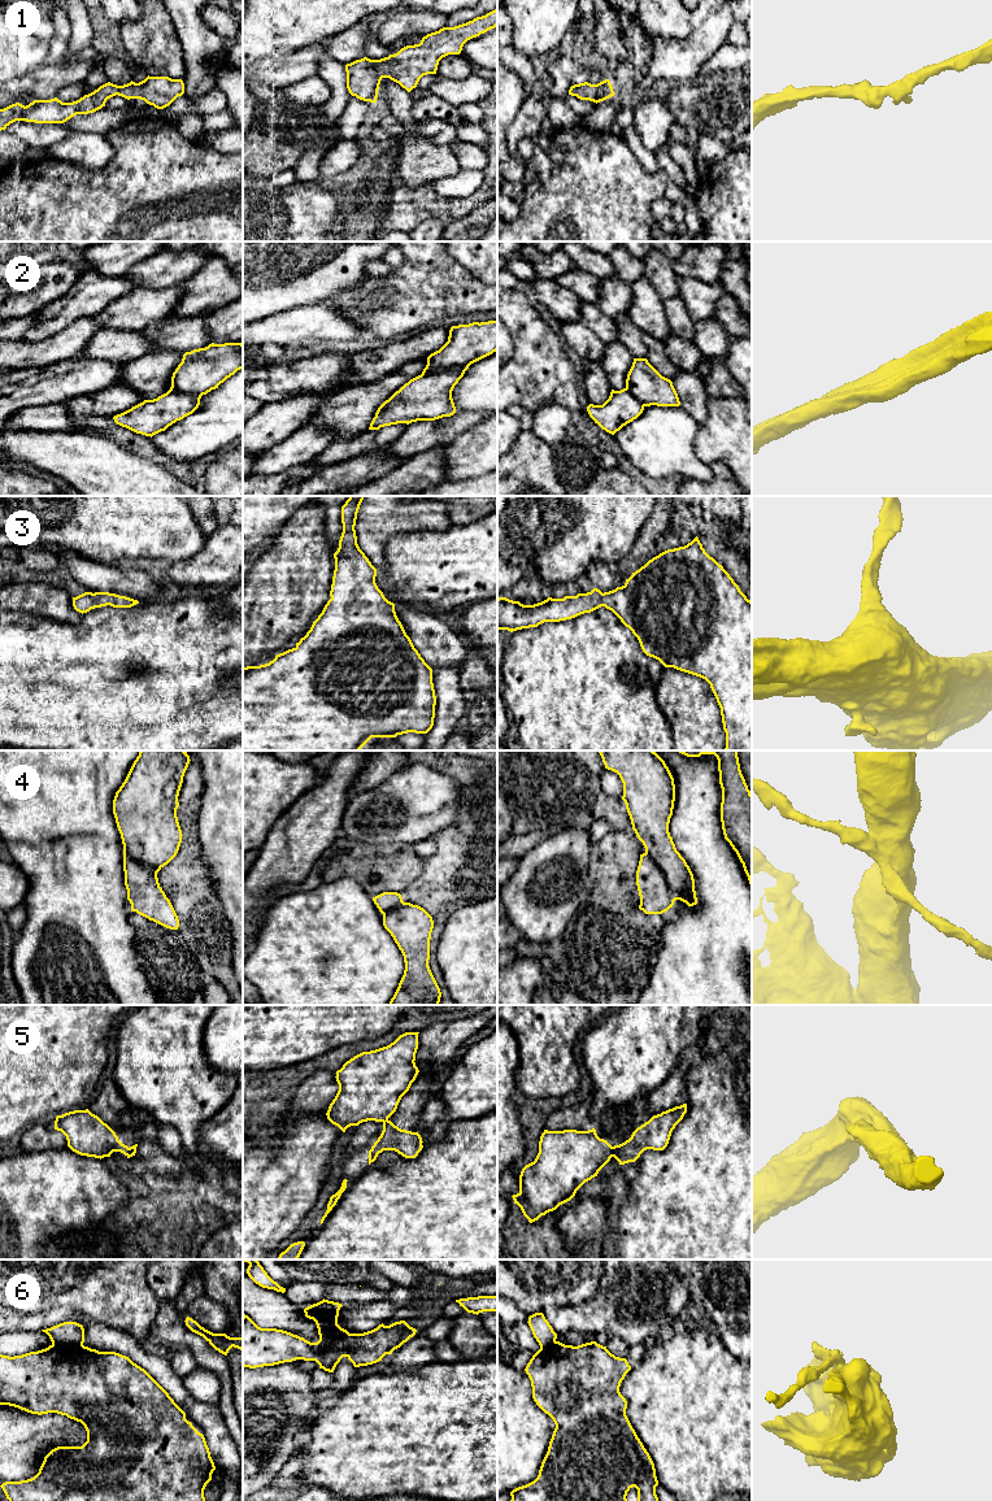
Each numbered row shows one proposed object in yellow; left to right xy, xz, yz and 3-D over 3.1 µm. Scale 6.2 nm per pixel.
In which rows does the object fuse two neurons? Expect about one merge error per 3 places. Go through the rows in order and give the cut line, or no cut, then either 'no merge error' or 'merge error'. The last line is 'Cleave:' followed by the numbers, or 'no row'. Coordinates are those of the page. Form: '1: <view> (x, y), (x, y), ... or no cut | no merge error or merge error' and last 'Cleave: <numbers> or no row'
1: no cut | no merge error
2: xz (468, 365), (457, 365), (422, 374) | merge error
3: no cut | no merge error
4: yz (645, 851), (660, 869), (674, 900) | merge error
5: yz (610, 1147), (613, 1156) | merge error
6: xz (308, 1306), (316, 1310), (339, 1309) | merge error
Cleave: 2, 4, 5, 6

